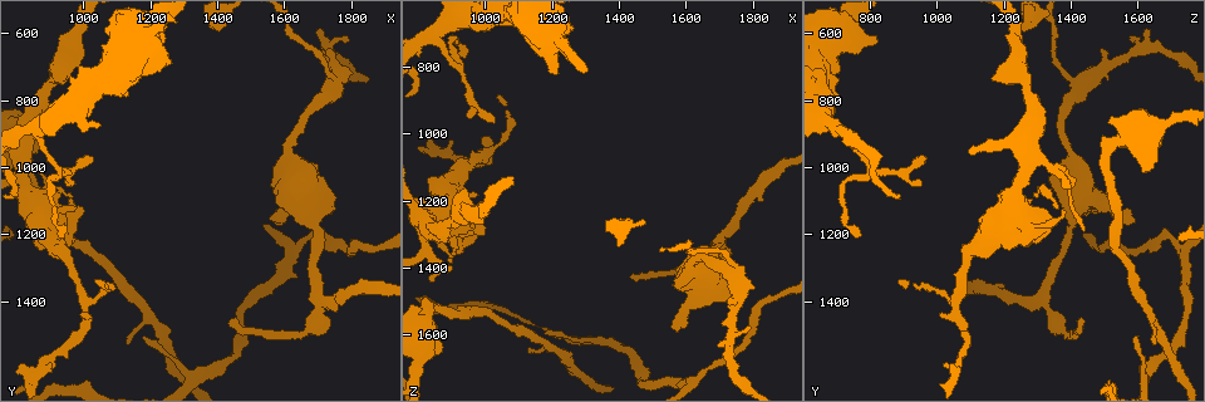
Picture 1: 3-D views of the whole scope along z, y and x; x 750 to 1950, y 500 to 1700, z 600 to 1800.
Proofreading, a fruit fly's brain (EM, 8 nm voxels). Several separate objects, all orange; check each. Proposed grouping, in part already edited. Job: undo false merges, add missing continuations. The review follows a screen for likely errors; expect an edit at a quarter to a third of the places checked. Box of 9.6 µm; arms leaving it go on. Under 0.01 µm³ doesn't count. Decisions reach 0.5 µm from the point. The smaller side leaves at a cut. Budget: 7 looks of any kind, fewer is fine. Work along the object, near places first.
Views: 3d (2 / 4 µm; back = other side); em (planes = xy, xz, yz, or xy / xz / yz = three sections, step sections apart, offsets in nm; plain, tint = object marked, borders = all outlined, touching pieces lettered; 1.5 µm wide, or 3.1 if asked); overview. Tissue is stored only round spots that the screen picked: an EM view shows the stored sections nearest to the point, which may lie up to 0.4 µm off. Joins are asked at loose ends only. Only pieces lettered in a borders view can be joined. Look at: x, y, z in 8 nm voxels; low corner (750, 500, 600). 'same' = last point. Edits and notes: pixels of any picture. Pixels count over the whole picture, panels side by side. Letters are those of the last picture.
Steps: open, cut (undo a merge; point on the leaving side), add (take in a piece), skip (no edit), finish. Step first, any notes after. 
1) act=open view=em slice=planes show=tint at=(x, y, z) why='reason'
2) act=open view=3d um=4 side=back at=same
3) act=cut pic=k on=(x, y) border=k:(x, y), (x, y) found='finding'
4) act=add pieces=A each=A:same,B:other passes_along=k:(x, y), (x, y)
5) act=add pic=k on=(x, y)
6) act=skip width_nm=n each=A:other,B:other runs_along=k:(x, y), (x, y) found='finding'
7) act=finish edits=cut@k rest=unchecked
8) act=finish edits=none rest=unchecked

act=open view=em slice=xy step=8 show=tint at=(1750, 1130, 1480) why='stops while still wide'

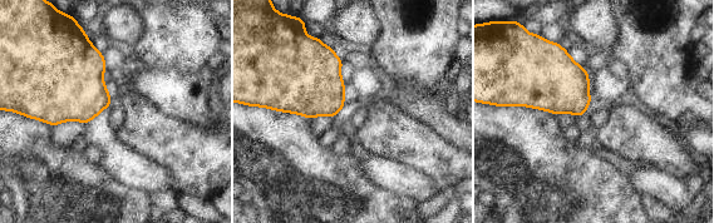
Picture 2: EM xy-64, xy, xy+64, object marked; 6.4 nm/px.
act=open view=em slice=xz step=4 show=borders at=same

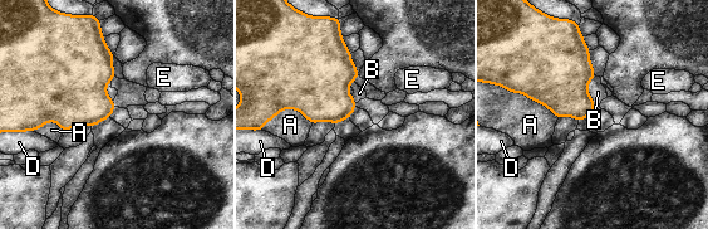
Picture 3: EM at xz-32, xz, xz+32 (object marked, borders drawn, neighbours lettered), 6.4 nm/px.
act=skip longest_contact=A:340nm each=A:other,B:other,D:other,E:other border=3:(594, 76), (588, 93), (595, 105) found='none of them fits'

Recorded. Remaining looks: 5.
act=open view=em slice=planes show=borders at=(1750, 750, 1430) why='three-way junction'

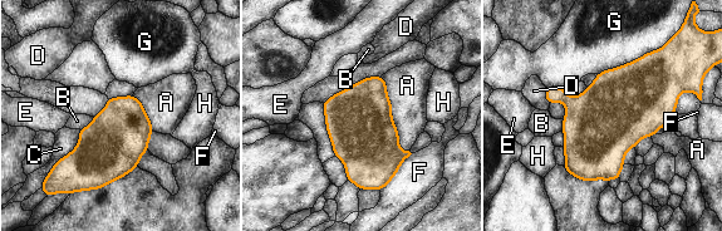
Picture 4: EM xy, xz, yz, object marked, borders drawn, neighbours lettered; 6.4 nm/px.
act=skip longest_contact=A:550nm each=A:other,B:other,C:other,D:other,E:other,F:other,G:other,H:other border=4:(382, 75), (398, 147), (409, 152) found='continuous, no second neuron'

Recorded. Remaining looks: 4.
act=open view=em slice=planes show=tint at=(1410, 590, 1260) why='an open end'

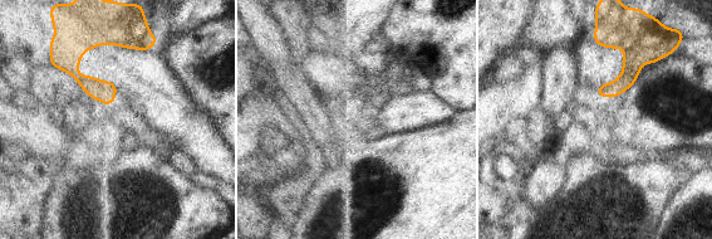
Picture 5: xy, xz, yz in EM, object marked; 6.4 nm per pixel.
act=open view=em slice=planes show=borders at=same why='see the neighbours'

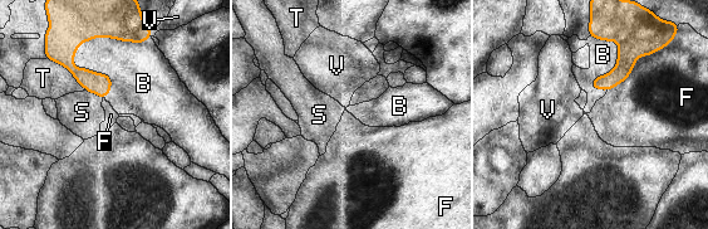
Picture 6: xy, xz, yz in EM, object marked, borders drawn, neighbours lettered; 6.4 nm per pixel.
act=skip longest_contact=B:550nm each=B:other,F:other,S:other,T:other,V:other found='none of them fits'

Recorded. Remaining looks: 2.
act=finish edits=none rest=unchecked

